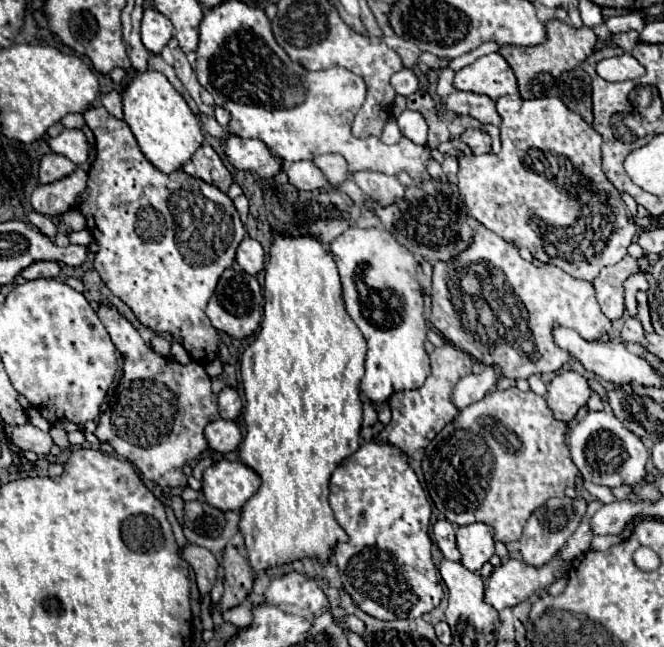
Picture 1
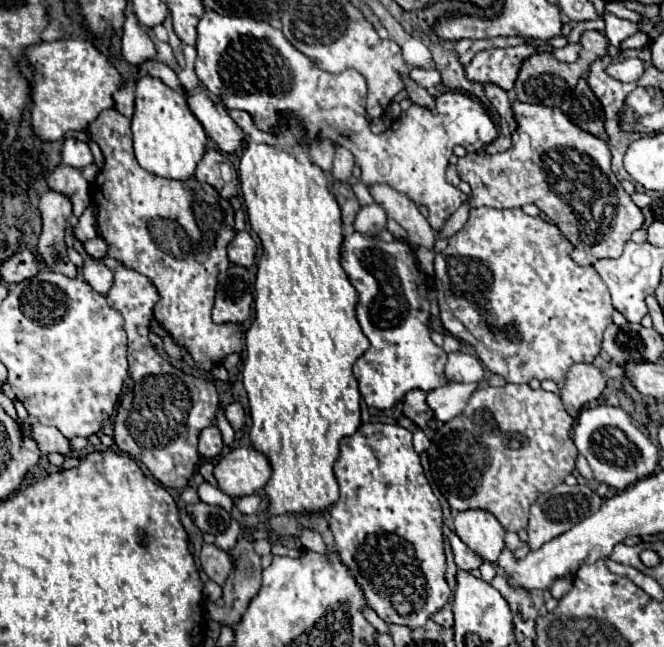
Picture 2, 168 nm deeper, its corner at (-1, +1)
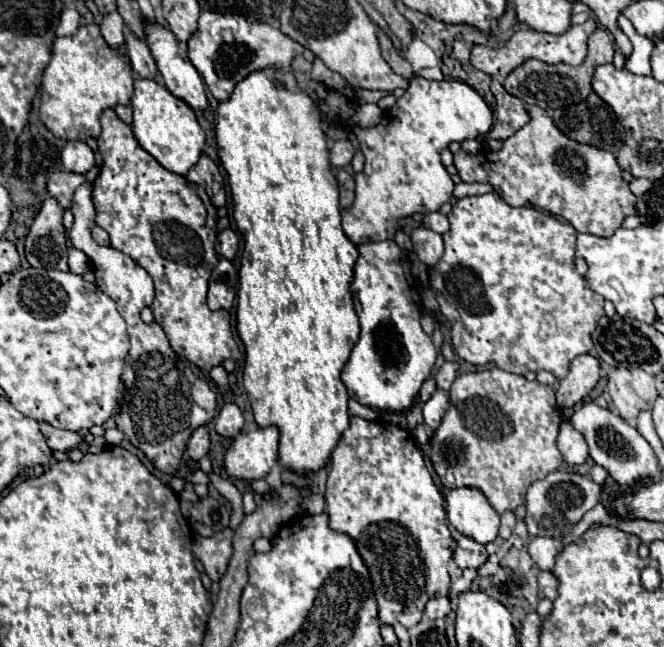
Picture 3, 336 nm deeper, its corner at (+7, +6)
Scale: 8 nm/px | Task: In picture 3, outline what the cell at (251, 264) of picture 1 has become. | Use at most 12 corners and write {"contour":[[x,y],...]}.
{"contour":[[232,229],[218,233],[216,253],[234,259],[240,239]]}

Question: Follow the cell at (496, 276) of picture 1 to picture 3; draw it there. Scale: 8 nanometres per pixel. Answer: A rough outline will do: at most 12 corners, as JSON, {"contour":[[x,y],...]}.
{"contour":[[448,213],[430,285],[474,365],[568,375],[604,297],[570,223]]}

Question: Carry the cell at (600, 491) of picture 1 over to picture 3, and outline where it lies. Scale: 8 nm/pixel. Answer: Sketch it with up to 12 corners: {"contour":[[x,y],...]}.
{"contour":[[566,421],[558,449],[568,465],[588,459],[584,437]]}

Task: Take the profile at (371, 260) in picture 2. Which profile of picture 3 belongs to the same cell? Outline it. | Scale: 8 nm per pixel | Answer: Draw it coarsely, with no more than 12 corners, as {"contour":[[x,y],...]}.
{"contour":[[394,241],[358,245],[348,395],[404,411],[438,349]]}

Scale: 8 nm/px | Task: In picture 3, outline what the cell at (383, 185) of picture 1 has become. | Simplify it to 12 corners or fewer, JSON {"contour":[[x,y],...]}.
{"contour":[[426,227],[410,235],[414,251],[426,265],[444,253],[442,237]]}

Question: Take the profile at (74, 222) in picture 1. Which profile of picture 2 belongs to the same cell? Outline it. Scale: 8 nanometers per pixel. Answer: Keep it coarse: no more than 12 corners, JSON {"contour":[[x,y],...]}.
{"contour":[[60,164],[48,186],[70,198],[74,216],[90,202],[82,172]]}

